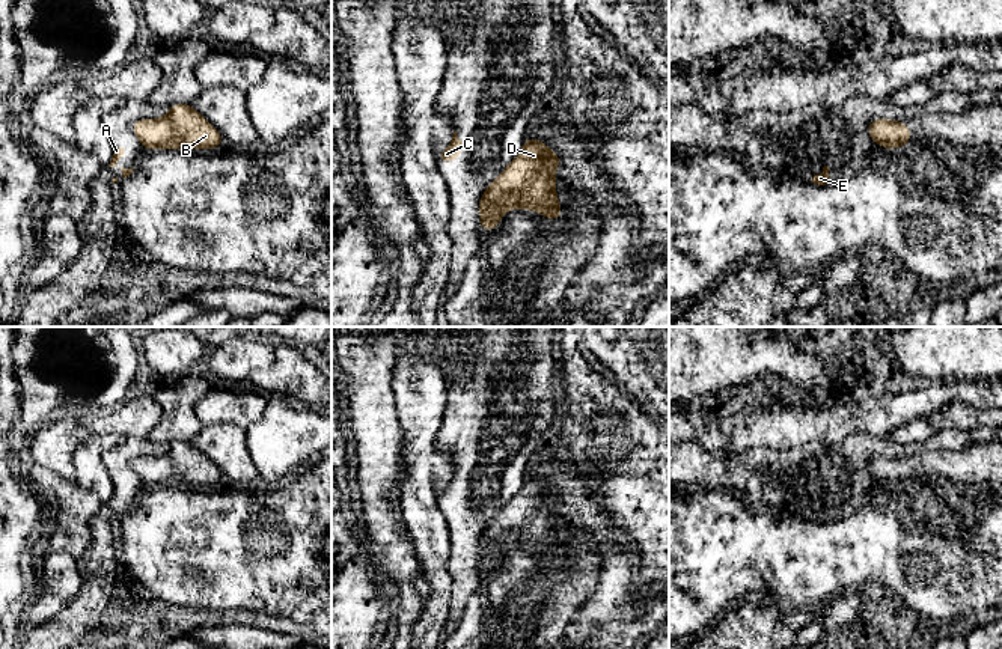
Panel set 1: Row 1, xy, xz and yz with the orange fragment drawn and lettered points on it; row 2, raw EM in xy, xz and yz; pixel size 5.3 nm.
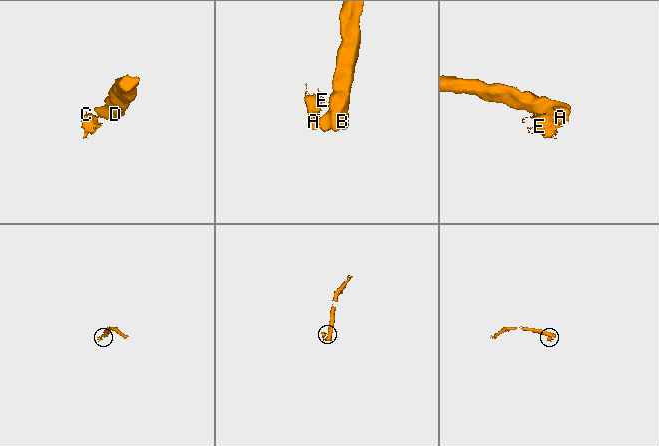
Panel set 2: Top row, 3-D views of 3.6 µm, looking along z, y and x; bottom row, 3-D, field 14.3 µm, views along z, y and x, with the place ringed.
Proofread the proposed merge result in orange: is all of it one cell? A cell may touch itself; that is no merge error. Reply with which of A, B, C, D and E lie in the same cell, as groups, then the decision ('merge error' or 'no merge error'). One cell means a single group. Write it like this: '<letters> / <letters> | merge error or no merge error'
A C E / B D | merge error

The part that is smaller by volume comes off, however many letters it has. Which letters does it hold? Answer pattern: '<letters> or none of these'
A, C, E

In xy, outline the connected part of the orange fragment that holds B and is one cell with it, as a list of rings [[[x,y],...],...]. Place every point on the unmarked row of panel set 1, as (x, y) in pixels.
[[[173,441],[161,456],[134,458],[131,467],[146,488],[211,486],[223,482],[221,471],[191,441]]]

